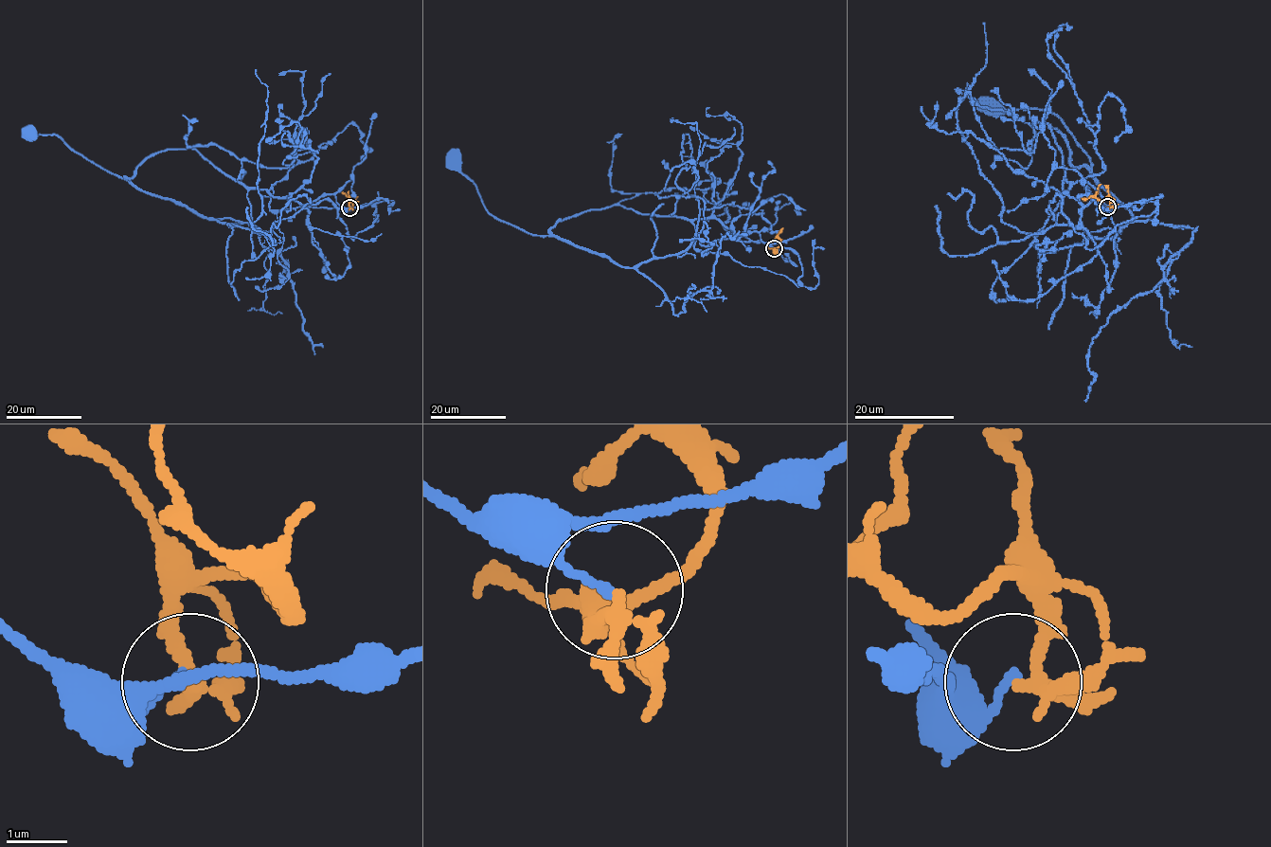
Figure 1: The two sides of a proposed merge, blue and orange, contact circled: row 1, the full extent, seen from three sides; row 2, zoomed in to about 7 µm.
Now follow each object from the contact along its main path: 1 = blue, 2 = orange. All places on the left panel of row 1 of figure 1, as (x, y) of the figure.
1: (350, 207), (332, 193), (308, 207), (244, 187), (194, 149), (152, 154), (124, 177), (59, 135), (30, 132)
2: (350, 207), (351, 201), (356, 203), (349, 190)

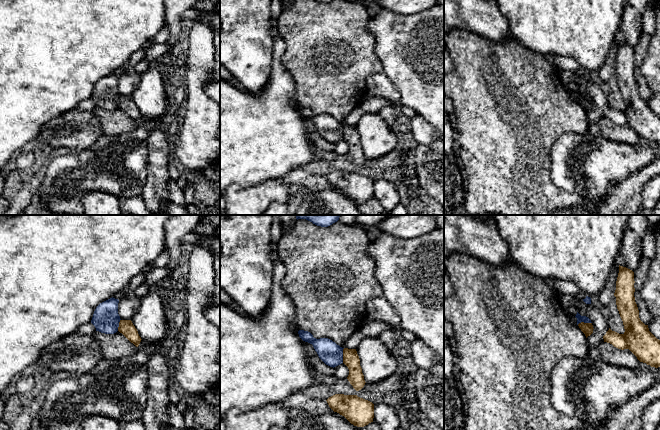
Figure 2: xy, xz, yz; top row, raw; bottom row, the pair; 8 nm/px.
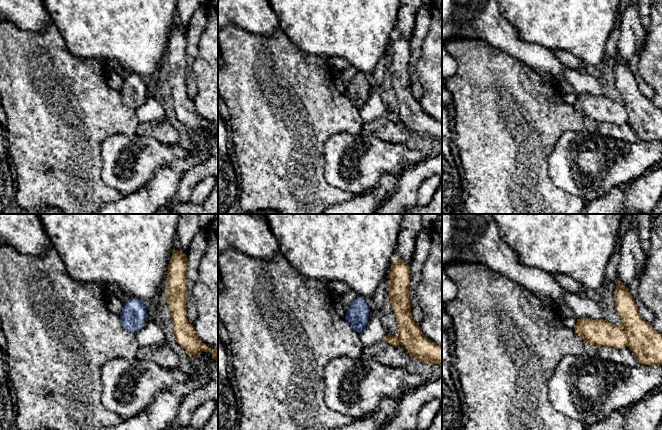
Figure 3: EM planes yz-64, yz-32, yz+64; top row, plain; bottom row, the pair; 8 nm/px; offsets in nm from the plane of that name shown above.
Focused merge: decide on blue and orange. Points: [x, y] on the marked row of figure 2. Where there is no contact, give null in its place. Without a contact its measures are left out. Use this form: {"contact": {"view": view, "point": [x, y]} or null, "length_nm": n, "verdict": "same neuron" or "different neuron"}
{"contact": {"view": "xz", "point": [342, 355]}, "length_nm": 120, "verdict": "different neuron"}

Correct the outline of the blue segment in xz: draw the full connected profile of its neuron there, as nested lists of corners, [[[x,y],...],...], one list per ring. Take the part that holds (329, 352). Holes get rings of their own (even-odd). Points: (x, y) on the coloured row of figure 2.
[[[304,330],[298,331],[299,337],[313,345],[319,358],[328,366],[336,367],[343,363],[343,349],[328,338],[316,339],[313,335]]]

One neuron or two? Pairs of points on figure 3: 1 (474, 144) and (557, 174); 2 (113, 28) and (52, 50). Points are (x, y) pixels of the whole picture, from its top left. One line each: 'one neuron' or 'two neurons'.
1: two neurons
2: two neurons

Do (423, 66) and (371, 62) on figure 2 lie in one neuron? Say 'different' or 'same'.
different

